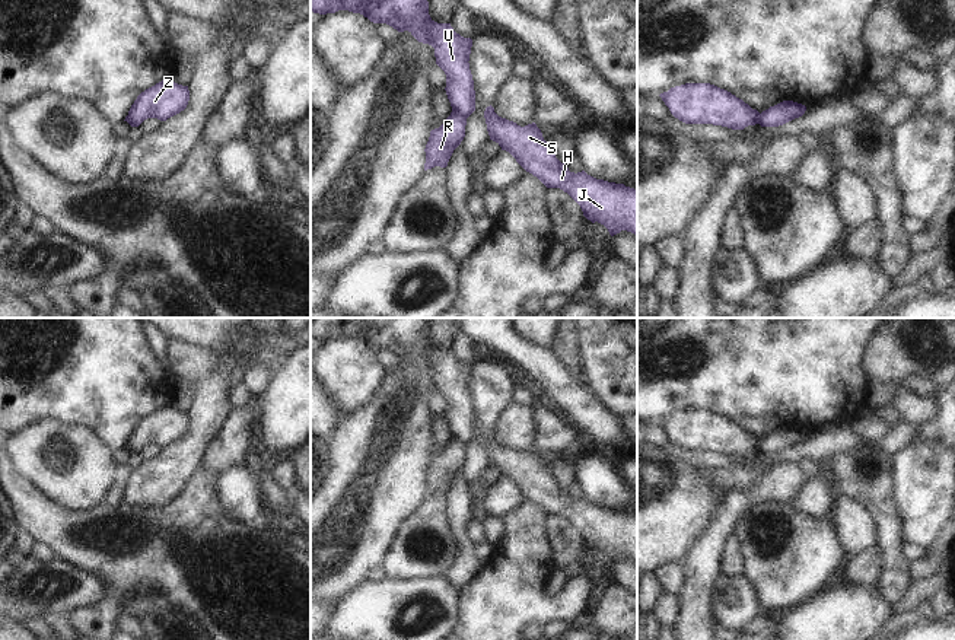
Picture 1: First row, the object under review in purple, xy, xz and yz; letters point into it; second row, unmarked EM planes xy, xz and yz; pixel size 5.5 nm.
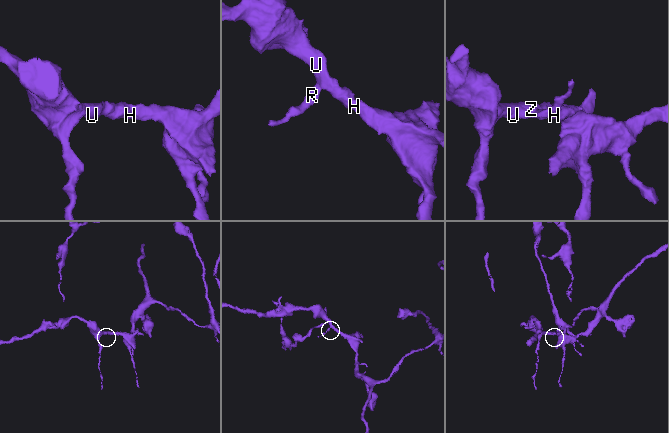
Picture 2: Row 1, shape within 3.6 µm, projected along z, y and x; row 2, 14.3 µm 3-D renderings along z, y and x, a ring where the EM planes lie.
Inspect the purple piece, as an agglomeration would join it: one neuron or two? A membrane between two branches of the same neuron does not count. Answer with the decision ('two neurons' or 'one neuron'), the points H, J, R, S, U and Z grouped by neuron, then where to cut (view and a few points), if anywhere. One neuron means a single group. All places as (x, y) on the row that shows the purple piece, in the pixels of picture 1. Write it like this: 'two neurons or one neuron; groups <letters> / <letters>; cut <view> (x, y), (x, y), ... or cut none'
two neurons; groups H J S U Z / R; cut xz (452, 110), (465, 118)

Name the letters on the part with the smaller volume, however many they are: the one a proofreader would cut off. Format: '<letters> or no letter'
R

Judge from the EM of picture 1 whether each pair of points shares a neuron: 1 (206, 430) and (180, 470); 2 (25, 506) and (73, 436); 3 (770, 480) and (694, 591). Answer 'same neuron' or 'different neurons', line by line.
1: same neuron
2: different neurons
3: same neuron

